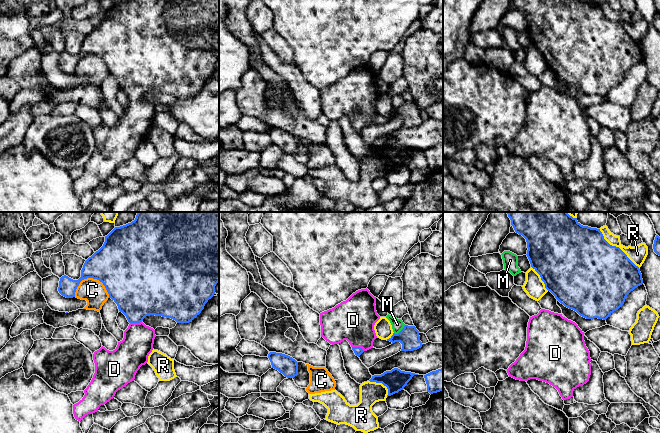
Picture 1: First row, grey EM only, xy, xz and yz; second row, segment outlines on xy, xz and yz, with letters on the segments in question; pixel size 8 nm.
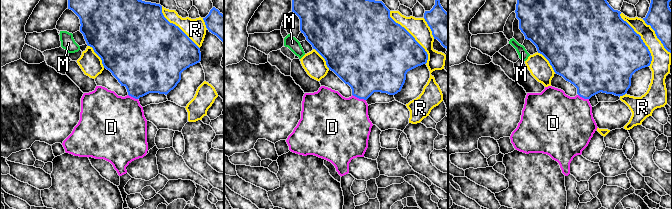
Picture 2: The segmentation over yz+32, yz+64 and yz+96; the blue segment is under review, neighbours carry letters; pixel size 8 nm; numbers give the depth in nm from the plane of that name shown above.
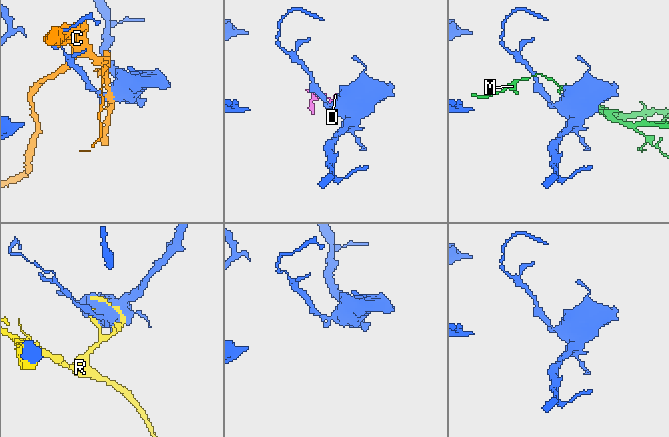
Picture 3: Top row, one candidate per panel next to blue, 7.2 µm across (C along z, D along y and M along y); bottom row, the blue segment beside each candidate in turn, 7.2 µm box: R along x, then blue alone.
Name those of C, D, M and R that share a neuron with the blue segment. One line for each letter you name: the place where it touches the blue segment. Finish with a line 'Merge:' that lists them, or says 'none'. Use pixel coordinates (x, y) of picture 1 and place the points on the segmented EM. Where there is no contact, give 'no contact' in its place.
D: meets blue in xz at (358, 347)
Merge: D

